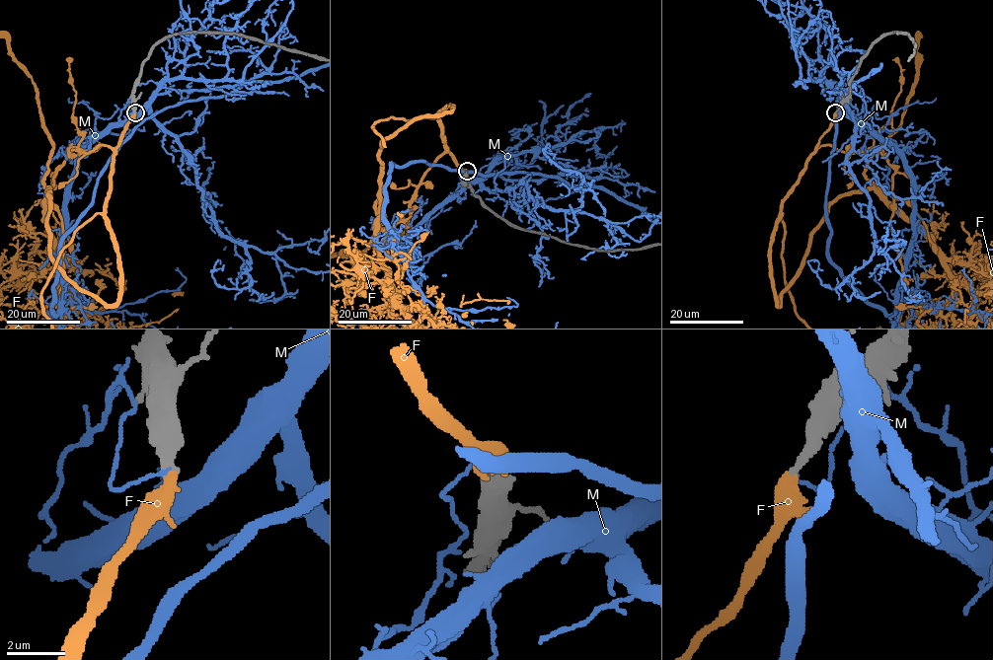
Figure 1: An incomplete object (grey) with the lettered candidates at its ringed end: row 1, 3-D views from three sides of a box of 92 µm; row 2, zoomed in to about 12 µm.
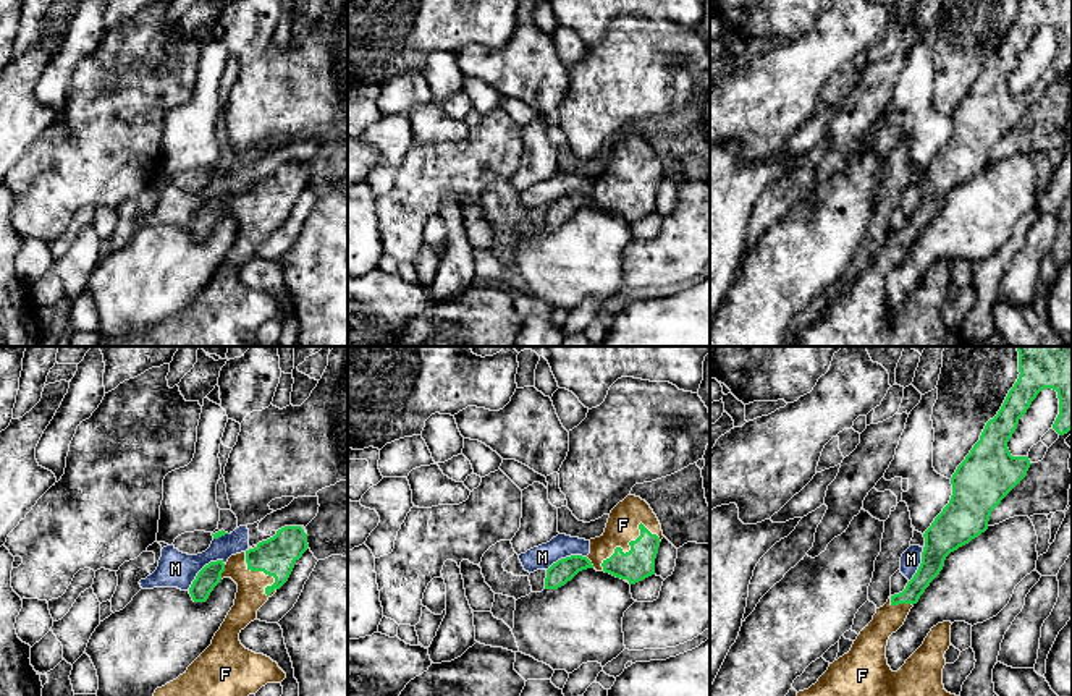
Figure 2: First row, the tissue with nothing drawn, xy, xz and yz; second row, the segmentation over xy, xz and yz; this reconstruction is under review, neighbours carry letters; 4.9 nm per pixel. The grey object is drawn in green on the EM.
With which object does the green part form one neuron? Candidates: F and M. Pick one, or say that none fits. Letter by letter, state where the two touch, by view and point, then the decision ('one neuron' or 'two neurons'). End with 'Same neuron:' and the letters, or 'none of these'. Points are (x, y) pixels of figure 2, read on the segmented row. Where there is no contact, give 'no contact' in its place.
F: meets green in xz at (629, 544); one neuron
M: meets green in xy at (202, 568); two neurons
Same neuron: F

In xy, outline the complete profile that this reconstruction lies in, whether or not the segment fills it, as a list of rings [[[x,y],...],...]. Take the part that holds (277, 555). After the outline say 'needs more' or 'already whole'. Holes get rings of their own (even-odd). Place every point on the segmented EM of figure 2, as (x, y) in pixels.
[[[285,526],[273,537],[249,547],[246,552],[231,555],[226,563],[217,560],[205,565],[189,588],[192,601],[205,602],[223,578],[231,578],[238,584],[234,605],[215,633],[212,644],[183,675],[157,688],[154,696],[249,696],[267,683],[281,683],[286,673],[278,664],[264,654],[246,649],[239,641],[239,633],[257,620],[257,610],[288,581],[294,563],[307,547],[307,534],[301,526]]]; needs more

